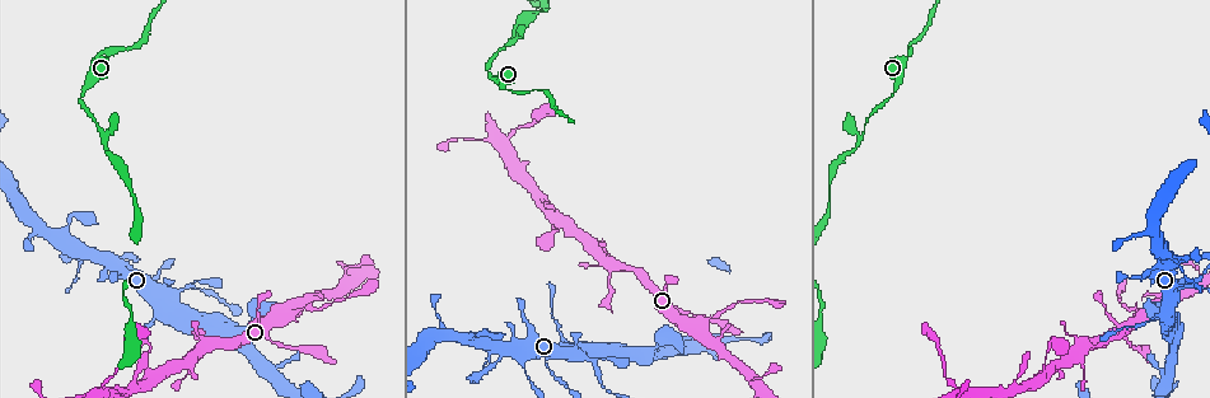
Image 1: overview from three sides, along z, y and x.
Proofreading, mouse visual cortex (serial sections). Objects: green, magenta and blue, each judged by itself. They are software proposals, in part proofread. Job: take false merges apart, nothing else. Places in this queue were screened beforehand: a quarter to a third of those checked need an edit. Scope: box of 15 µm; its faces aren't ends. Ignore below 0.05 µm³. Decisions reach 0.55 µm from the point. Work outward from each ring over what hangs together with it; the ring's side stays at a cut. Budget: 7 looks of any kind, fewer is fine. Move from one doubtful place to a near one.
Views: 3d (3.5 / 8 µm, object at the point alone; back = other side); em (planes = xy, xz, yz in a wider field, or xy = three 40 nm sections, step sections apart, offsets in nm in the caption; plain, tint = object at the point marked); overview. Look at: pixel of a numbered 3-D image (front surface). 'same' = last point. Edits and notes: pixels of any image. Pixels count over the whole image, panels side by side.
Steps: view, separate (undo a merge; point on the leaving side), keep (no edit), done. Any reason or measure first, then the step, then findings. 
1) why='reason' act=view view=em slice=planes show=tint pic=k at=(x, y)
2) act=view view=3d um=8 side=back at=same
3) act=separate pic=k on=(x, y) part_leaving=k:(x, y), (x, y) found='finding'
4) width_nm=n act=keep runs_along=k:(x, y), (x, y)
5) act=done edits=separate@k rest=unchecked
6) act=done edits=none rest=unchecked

why='calibre changes' act=view view=3d um=3.5 pic=1 at=(308, 308)

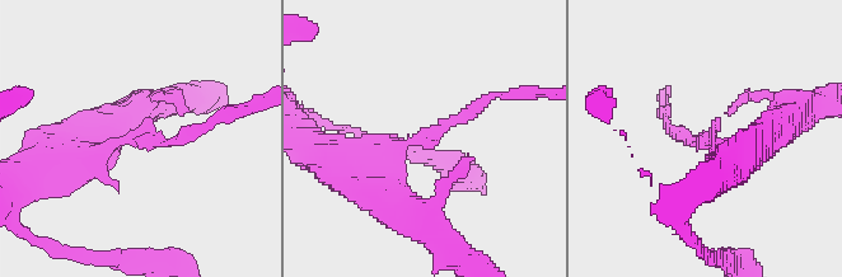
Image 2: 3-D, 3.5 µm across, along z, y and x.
arm_widths_nm=200,500 why='now the EM' act=view view=em slice=xy step=1 show=tint pic=2 at=(134, 142)

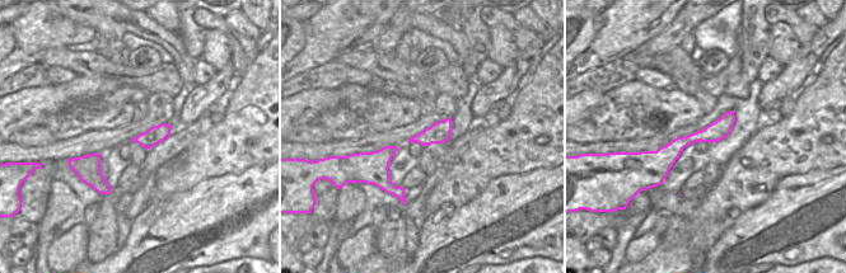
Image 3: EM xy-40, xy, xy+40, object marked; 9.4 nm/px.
act=keep runs_along=2:(341, 168), (424, 139), (490, 99) found='continuous, no second cell'

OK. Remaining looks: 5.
why='narrows sharply' act=view view=3d um=3.5 pic=1 at=(603, 359)

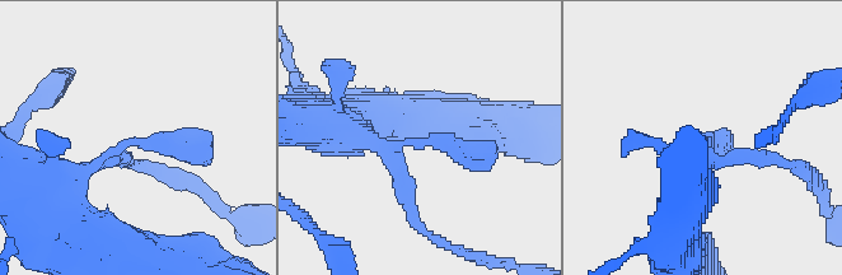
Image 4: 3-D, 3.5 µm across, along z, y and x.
act=keep runs_along=4:(62, 182), (129, 143), (207, 139) found='one cell here'

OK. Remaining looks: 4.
why='two arms at a narrow angle' act=view view=3d um=8 pic=1 at=(503, 356)

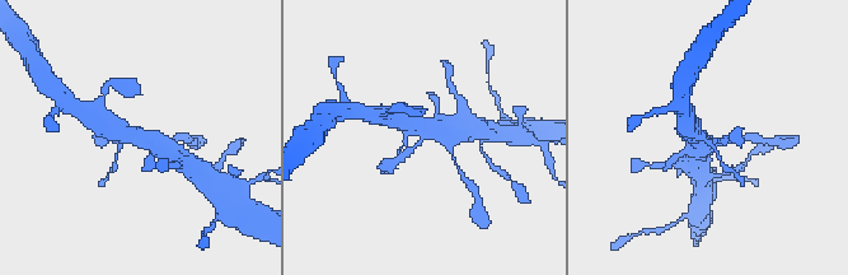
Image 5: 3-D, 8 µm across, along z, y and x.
why='need the tissue' act=view view=em slice=planes show=tint pic=5 at=(135, 138)

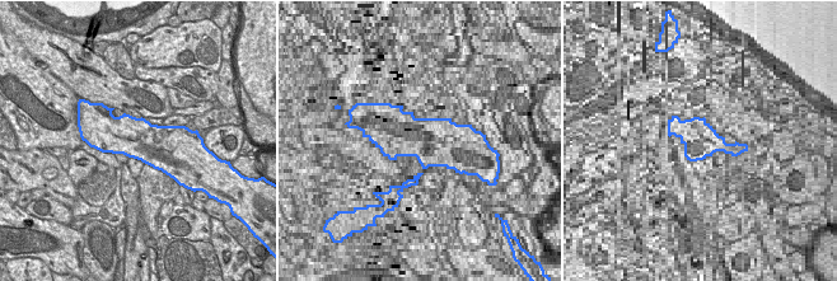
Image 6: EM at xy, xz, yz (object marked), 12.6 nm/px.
act=keep runs_along=5:(177, 159), (157, 141), (112, 130) found='continuous, no second cell'

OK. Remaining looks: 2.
act=done edits=none rest=unchecked

